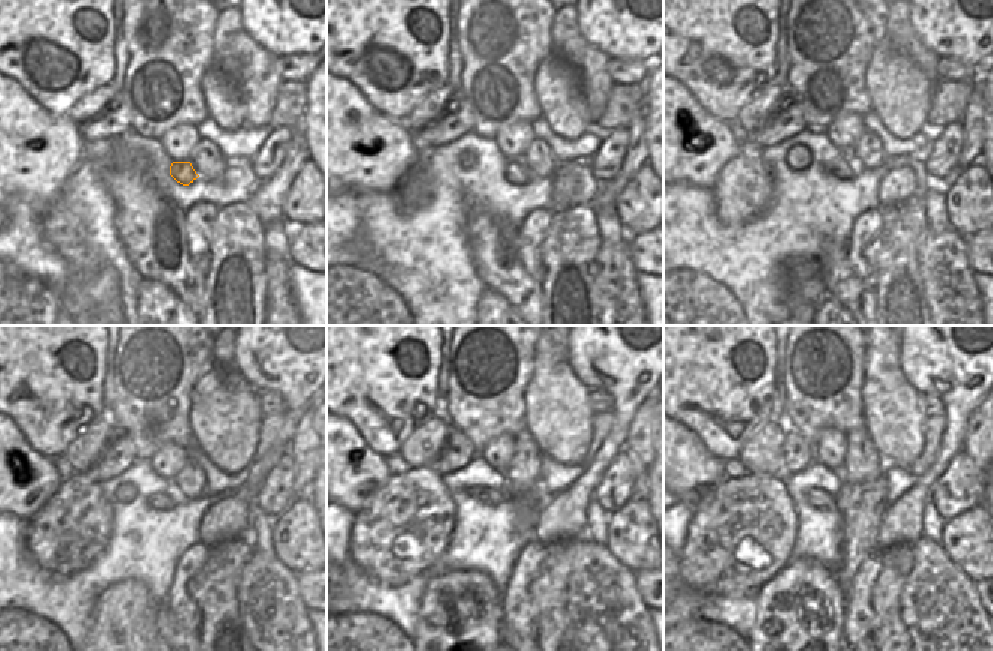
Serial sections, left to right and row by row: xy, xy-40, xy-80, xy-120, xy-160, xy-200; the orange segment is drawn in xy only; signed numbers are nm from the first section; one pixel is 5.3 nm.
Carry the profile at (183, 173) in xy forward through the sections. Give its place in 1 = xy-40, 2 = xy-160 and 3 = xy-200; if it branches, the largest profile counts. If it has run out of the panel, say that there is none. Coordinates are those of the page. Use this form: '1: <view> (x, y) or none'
1: xy-40 (516, 171)
2: xy-160 (489, 497)
3: xy-200 (815, 497)

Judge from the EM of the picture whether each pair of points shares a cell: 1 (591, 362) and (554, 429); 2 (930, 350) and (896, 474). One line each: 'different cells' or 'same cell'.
1: different cells
2: different cells

